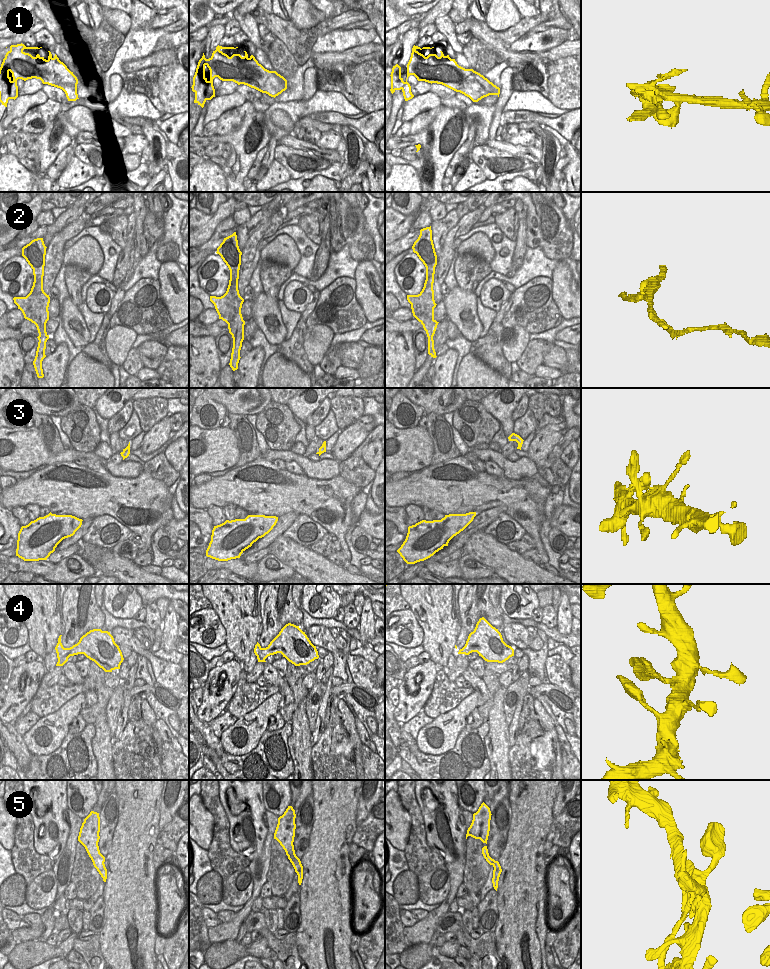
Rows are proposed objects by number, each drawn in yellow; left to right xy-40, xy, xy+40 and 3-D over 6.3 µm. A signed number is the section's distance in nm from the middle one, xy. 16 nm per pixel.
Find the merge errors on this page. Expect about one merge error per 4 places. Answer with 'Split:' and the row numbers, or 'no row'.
Split: 2

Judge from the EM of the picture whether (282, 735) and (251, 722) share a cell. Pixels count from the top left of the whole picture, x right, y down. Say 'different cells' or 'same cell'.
different cells

